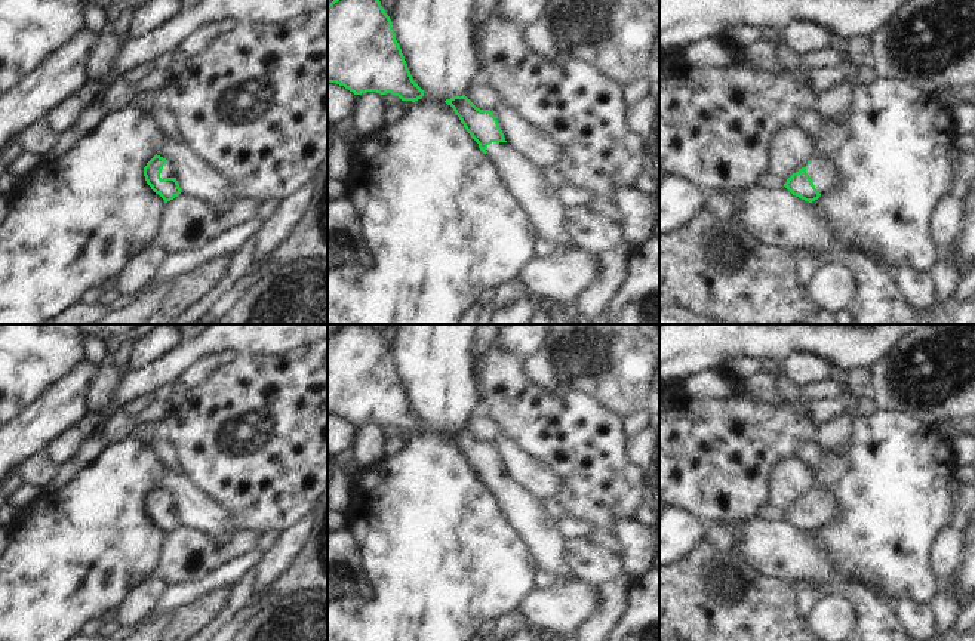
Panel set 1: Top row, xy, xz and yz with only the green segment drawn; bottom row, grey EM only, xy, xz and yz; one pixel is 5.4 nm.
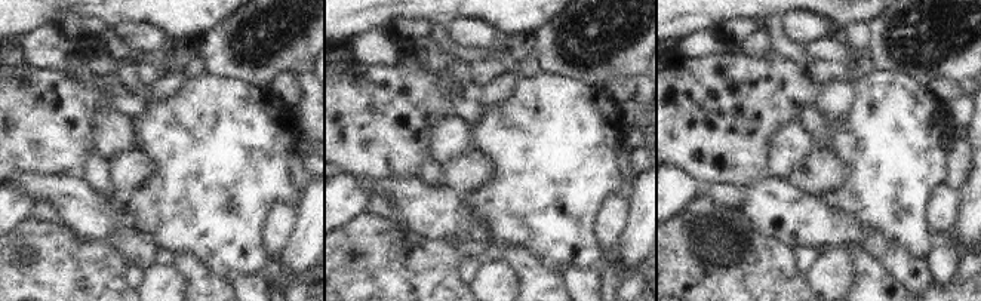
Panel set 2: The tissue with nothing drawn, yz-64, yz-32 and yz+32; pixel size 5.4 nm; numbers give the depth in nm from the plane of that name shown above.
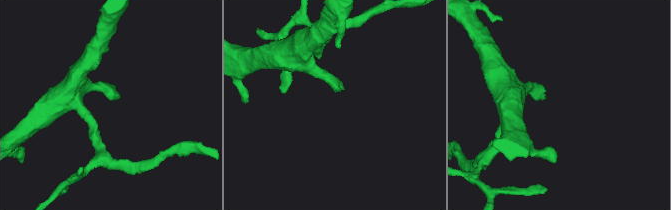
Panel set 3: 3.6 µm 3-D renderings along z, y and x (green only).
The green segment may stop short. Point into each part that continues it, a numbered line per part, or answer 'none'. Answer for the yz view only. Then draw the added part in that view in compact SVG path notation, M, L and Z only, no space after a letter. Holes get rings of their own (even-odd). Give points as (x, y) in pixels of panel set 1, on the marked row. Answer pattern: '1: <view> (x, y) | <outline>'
1: yz (827, 178) | M819 154L812 157L806 166L806 173L821 195L833 194L843 187L840 167L837 167L833 160Z

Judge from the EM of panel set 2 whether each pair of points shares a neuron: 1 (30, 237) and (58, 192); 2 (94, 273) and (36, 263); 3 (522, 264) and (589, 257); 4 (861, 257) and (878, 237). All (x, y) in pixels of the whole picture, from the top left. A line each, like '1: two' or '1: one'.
1: two
2: one
3: two
4: two

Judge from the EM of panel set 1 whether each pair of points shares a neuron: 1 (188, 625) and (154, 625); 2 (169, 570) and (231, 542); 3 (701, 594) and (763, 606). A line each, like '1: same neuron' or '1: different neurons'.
1: different neurons
2: same neuron
3: same neuron

